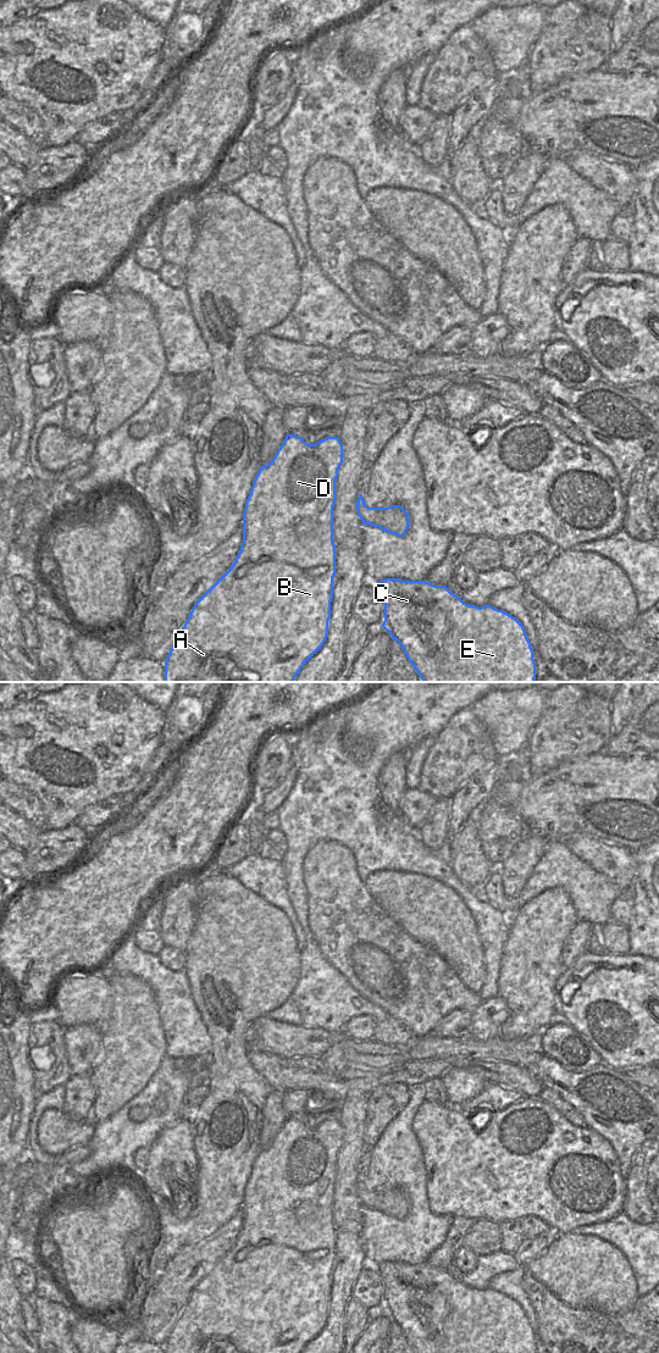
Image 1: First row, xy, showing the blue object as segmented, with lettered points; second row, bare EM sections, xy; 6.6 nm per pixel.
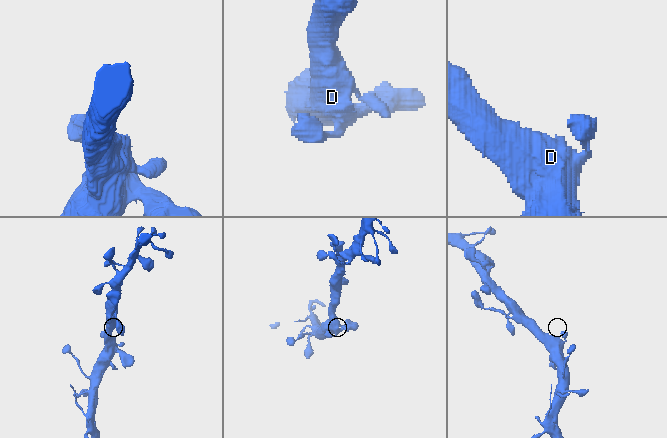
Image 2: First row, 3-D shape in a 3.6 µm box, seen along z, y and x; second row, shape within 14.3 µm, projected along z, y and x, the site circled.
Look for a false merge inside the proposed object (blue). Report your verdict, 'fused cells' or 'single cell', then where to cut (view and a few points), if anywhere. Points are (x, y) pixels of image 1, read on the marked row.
single cell; no cut

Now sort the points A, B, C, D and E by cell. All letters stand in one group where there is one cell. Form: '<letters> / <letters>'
A B C D E

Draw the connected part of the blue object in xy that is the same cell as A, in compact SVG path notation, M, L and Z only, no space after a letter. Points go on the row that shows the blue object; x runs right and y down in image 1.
M287 434L275 458L266 466L260 466L243 511L240 550L233 565L194 604L165 660L165 682L294 682L301 667L321 649L328 636L333 599L336 575L333 506L336 504L336 479L342 462L343 445L338 437L327 437L315 444L308 444L301 437Z

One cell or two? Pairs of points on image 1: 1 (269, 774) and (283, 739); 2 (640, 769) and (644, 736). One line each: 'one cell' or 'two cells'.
1: one cell
2: two cells

